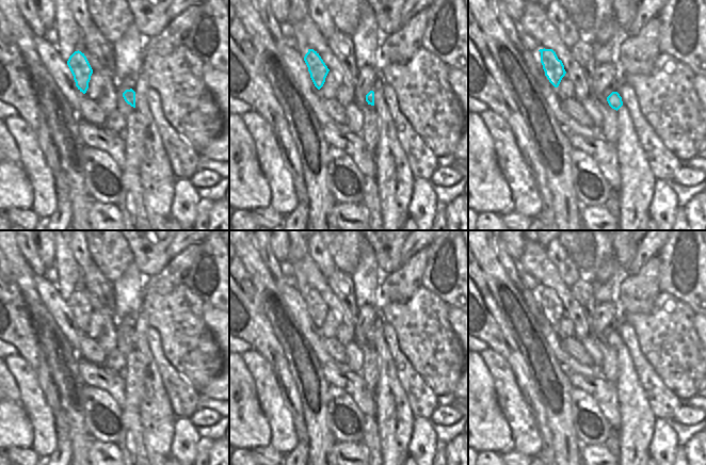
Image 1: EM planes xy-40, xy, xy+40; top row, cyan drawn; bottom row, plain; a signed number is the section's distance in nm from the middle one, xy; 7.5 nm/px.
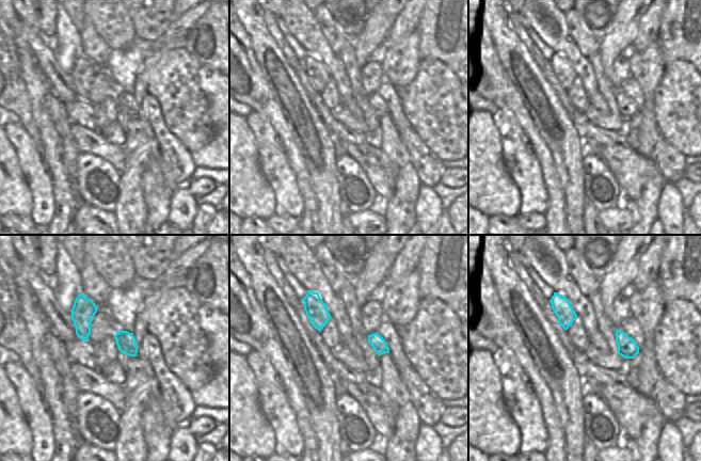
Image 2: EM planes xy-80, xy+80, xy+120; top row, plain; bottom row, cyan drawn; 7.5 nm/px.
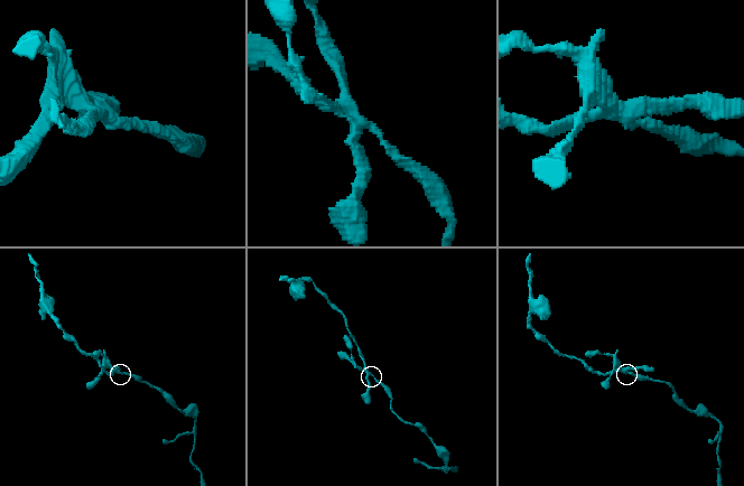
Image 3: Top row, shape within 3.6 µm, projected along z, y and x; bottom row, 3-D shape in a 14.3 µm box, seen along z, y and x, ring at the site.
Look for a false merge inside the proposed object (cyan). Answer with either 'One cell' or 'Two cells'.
One cell

